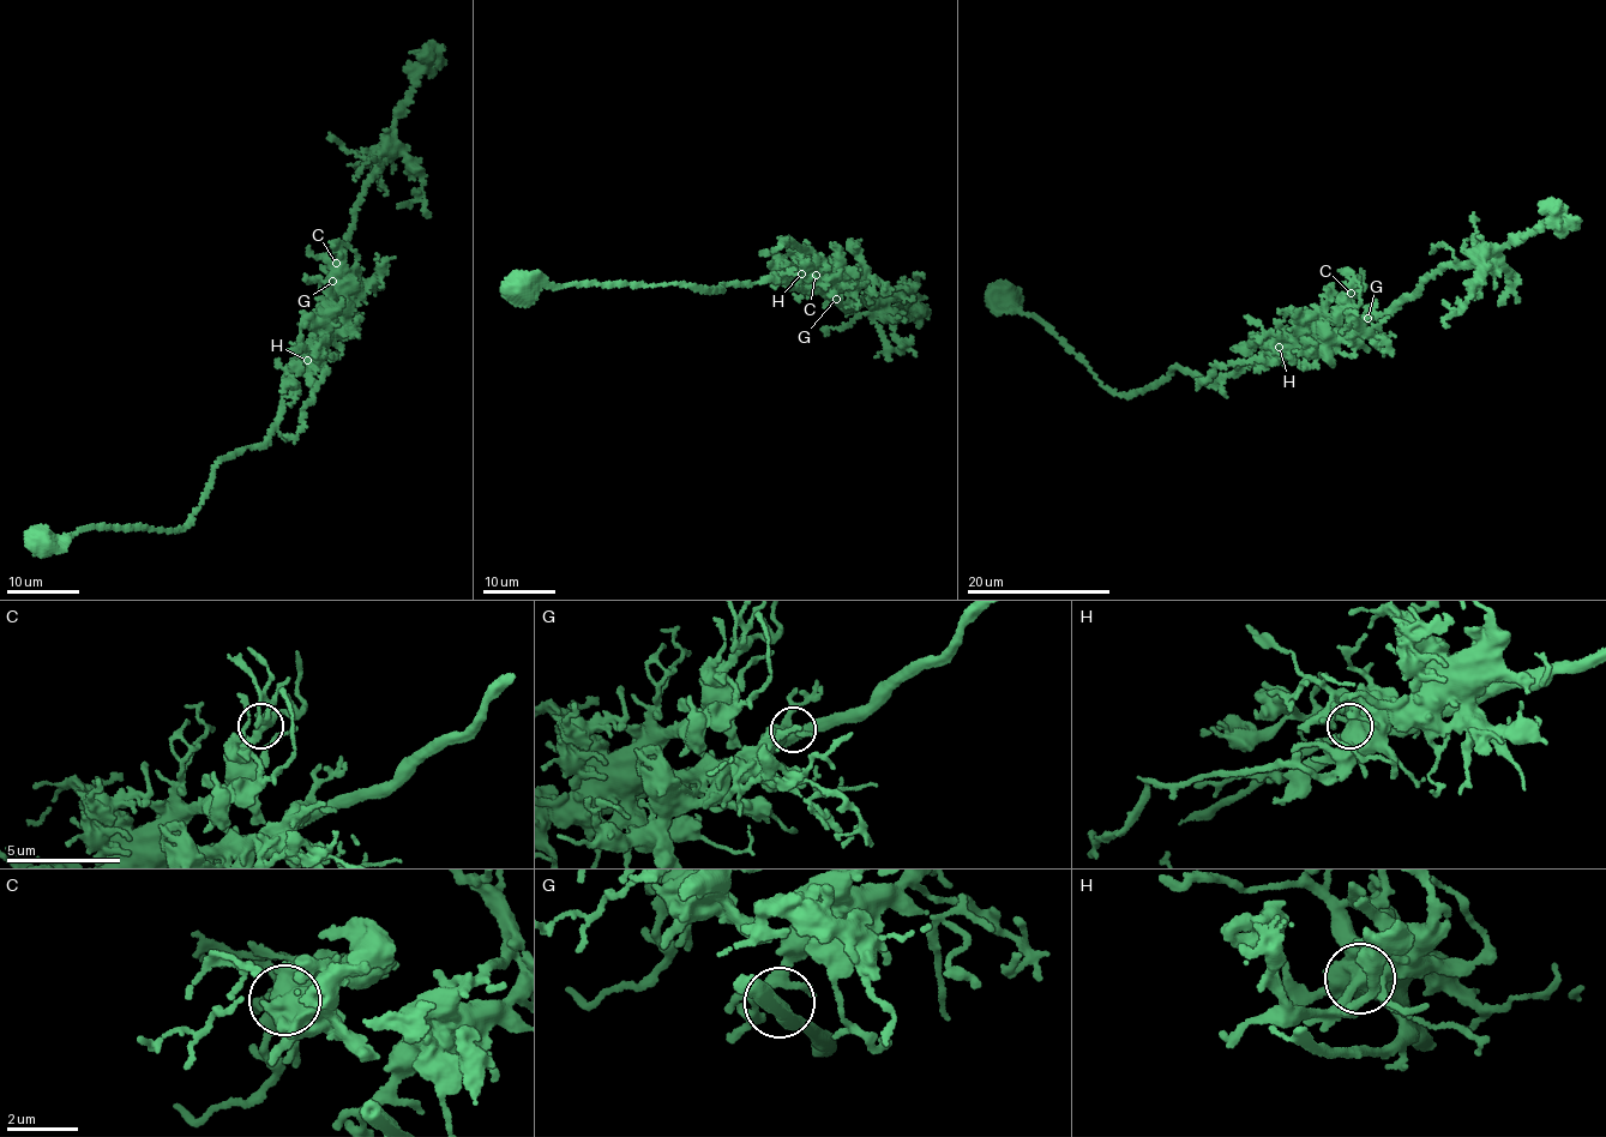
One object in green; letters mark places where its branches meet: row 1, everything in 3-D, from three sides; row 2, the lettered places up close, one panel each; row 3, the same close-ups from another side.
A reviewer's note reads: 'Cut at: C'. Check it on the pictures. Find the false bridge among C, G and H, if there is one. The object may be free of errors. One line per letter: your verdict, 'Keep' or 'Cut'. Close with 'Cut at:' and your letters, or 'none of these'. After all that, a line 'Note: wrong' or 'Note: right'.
C: Cut
G: Keep
H: Keep
Cut at: C
Note: right

